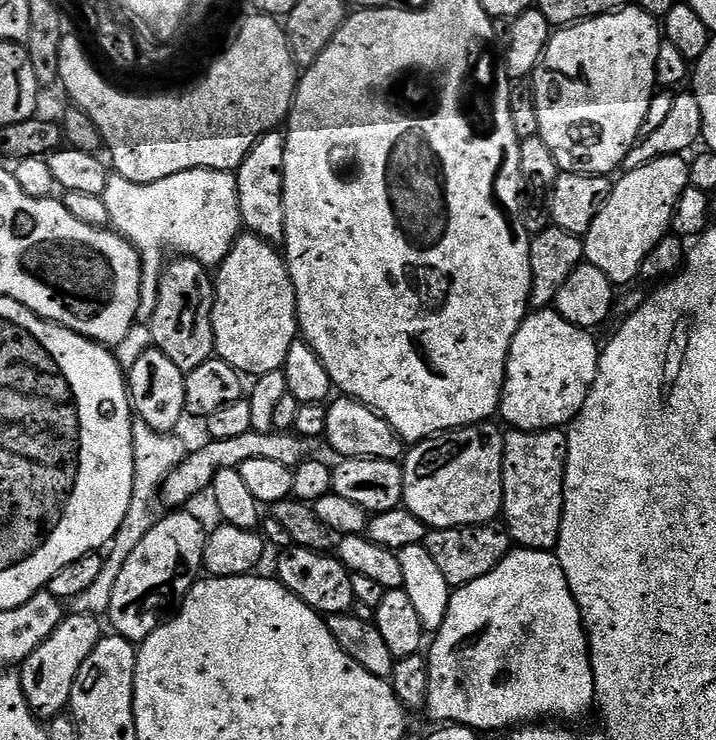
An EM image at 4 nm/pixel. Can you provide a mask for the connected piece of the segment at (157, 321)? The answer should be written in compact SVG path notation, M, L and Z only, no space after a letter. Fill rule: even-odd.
M173 259L160 275L156 309L150 321L152 343L159 352L166 354L166 358L170 358L170 362L174 362L174 366L178 366L178 370L186 374L202 366L202 362L213 359L216 347L212 325L213 299L213 277L209 269L197 260Z

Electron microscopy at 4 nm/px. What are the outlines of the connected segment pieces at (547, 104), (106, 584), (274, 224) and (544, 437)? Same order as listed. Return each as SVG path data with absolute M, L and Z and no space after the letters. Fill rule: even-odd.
M639 6L619 8L605 16L595 16L592 20L581 20L579 24L570 24L566 28L553 31L544 51L544 57L540 59L540 65L530 77L532 95L536 97L536 113L538 114L538 135L546 146L550 146L550 154L554 154L556 164L561 172L570 174L586 174L587 176L611 177L615 168L619 169L624 163L626 154L641 139L640 131L643 126L643 119L650 109L654 93L657 91L656 63L658 62L658 50L662 43L662 28L657 17L652 16Z
M139 422L133 423L132 433L134 434L134 490L130 498L130 510L126 510L122 526L118 526L110 541L110 547L104 556L102 574L98 574L90 593L90 600L96 603L95 611L100 614L107 613L110 598L114 595L114 582L118 582L118 574L126 558L134 554L134 546L138 546L138 542L146 538L146 534L158 519L156 504L158 505L160 489L164 487L165 478L182 463L186 455L186 447L184 448L183 442L179 440L179 435L155 432L150 430L150 426Z
M283 131L267 132L250 150L250 154L246 154L239 168L235 169L241 225L251 235L262 238L273 246L283 245L286 234L284 138Z
M547 428L544 432L504 432L502 516L513 545L539 552L555 549L564 513L564 471L567 461L567 431Z

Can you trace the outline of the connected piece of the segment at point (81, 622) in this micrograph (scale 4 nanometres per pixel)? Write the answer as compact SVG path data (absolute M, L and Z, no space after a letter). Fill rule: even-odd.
M65 615L54 634L50 634L50 638L46 638L46 642L42 642L42 646L38 646L38 650L34 650L34 654L30 654L30 658L26 658L24 663L19 665L18 675L26 702L41 721L47 722L53 716L61 715L72 703L74 678L78 678L82 662L90 658L94 646L98 646L102 639L100 624L95 620L97 617L92 616Z

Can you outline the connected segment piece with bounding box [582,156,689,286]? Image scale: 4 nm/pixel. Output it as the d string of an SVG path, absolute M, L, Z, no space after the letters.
M684 156L658 158L621 177L613 183L606 206L598 210L598 218L582 238L585 261L602 270L614 286L636 280L647 256L669 235L676 204L689 188L689 161Z

